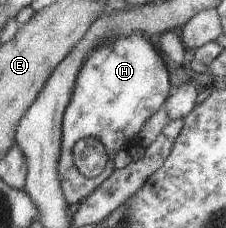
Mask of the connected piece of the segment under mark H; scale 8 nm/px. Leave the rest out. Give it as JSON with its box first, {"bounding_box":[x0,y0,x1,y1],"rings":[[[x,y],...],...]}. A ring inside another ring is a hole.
{"bounding_box":[57,35,172,206],"rings":[[[123,35],[118,39],[111,39],[110,43],[99,43],[99,46],[95,47],[79,70],[78,78],[76,79],[70,102],[64,111],[61,124],[62,140],[57,169],[60,186],[68,204],[75,204],[77,206],[102,184],[107,172],[115,169],[114,156],[122,149],[128,150],[131,148],[130,144],[134,142],[134,138],[142,130],[144,122],[155,112],[158,112],[161,106],[164,106],[172,91],[169,73],[165,63],[154,49],[150,37],[147,35]],[[89,136],[98,138],[104,144],[108,156],[105,165],[107,172],[93,178],[84,177],[78,171],[78,167],[74,166],[74,160],[72,159],[72,148],[74,144],[80,138],[88,138]]]}

